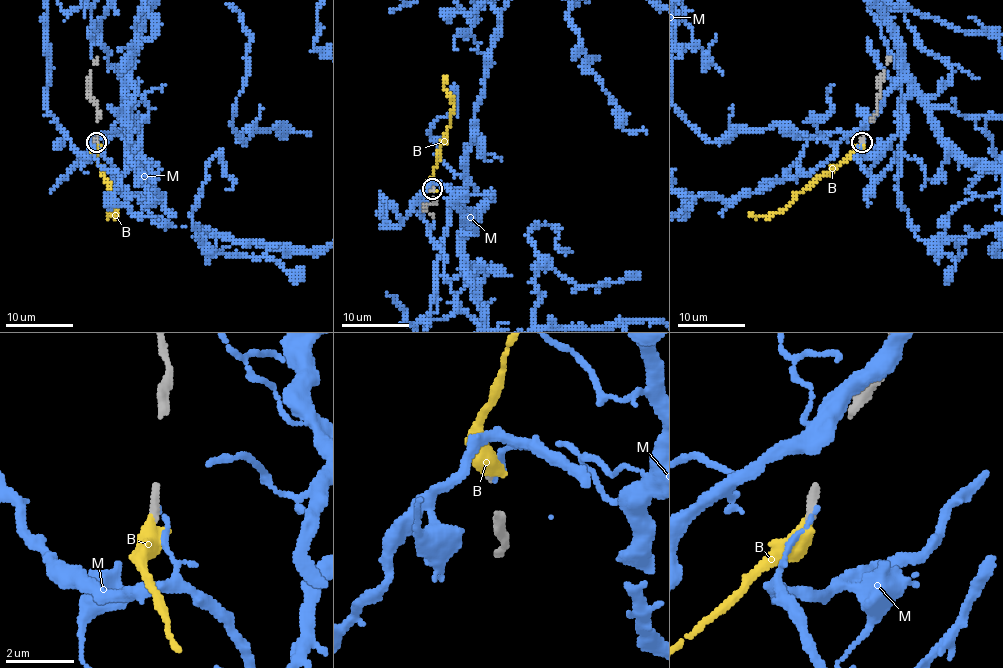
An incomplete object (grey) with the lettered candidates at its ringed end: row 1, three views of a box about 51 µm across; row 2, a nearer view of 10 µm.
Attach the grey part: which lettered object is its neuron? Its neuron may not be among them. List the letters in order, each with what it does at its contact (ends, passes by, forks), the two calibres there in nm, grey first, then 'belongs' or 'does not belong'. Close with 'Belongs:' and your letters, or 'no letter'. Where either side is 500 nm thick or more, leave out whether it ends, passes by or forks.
B: it ends; calibres 260 and 440 nm; belongs
M: it ends; calibres 260 and 110 nm; does not belong
Belongs: B

